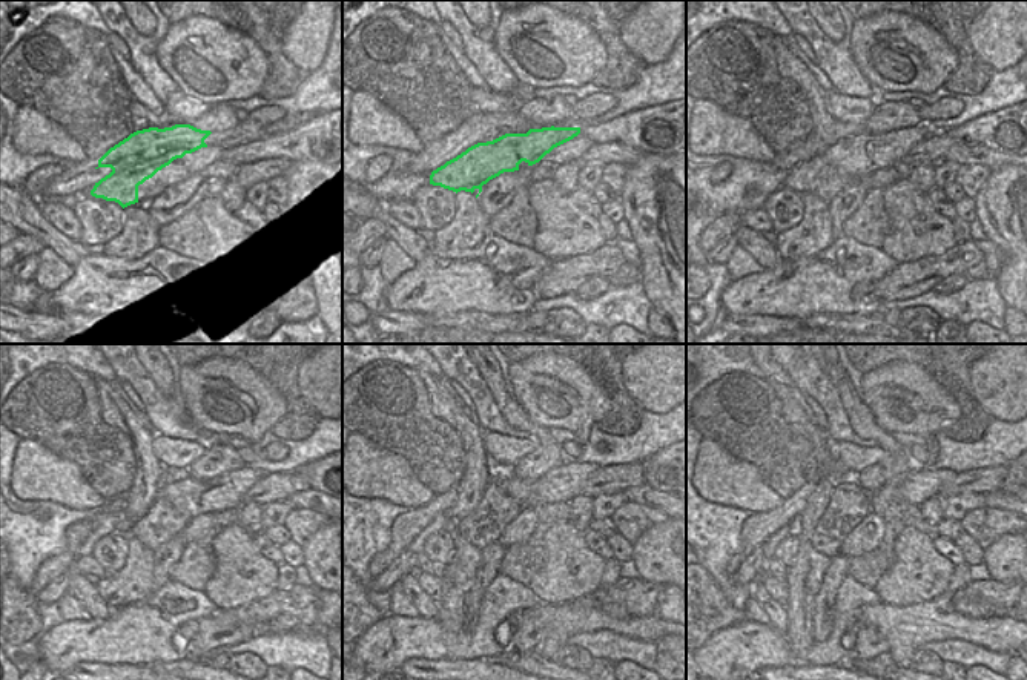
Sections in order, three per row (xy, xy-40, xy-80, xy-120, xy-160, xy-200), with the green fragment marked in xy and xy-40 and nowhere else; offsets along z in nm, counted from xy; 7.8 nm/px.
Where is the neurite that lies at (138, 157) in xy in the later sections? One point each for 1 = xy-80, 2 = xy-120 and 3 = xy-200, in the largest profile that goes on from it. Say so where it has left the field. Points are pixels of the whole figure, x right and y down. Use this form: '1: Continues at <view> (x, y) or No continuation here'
1: Continues at xy-80 (848, 155)
2: Continues at xy-120 (194, 495)
3: Continues at xy-200 (914, 487)

